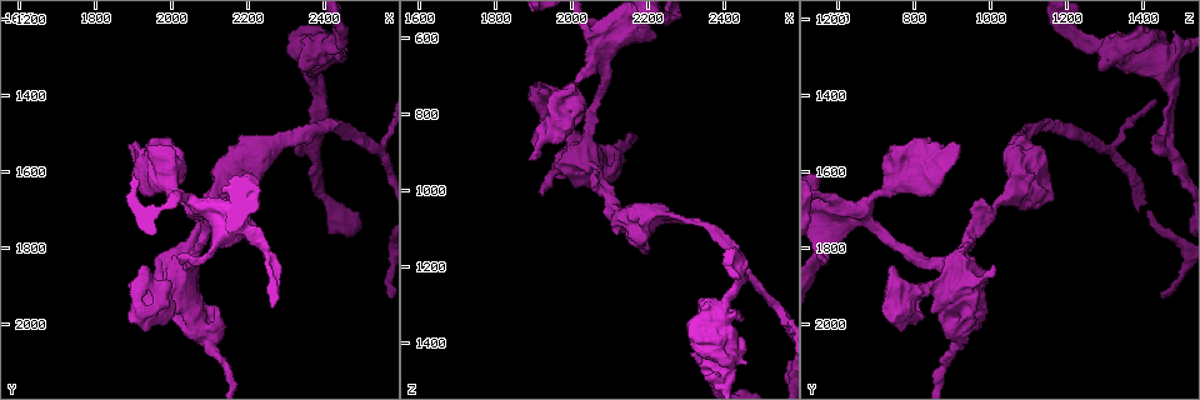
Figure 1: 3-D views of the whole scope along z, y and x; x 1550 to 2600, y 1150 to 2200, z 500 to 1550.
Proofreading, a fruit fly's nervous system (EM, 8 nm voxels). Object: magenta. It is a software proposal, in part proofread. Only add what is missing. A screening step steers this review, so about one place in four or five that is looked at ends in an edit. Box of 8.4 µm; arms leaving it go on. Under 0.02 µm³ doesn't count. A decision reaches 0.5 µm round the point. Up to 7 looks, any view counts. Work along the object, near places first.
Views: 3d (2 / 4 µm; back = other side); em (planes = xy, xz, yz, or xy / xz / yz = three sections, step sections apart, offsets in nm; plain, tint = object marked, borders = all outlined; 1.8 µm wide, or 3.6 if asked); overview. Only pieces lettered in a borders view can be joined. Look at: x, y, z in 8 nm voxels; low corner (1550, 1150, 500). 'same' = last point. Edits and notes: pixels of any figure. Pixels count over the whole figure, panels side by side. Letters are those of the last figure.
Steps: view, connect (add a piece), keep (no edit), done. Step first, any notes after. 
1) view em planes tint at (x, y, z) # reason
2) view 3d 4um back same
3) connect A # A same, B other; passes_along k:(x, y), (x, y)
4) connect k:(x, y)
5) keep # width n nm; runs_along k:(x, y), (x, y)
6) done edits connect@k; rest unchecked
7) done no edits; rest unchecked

view em planes tint at (2325, 1560, 1435) # free end

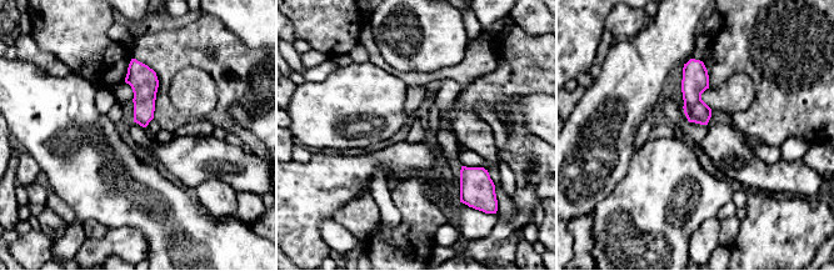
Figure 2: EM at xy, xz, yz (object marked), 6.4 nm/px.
view em planes borders same # what lies round it

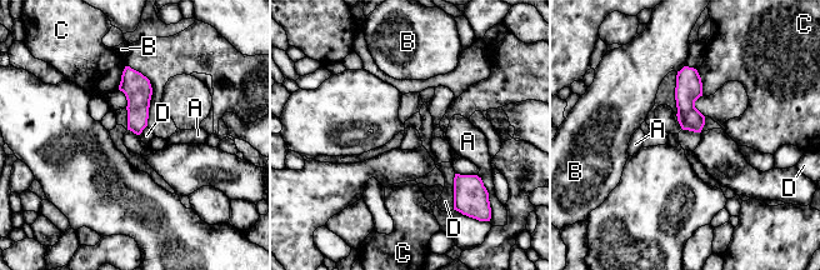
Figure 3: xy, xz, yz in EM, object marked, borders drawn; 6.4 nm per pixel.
keep # A other, B other, C other, D other; border 3:(455, 174), (453, 209); no lettered piece goes on from it

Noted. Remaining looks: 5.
view 3d 4um at (2090, 1735, 690) # sudden change in width

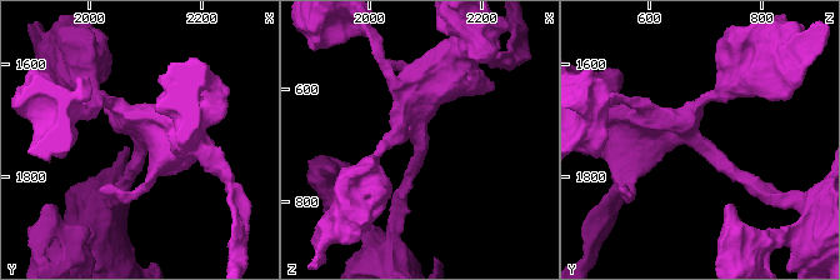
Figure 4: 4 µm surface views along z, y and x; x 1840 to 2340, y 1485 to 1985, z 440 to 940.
view em 3.6um planes tint at (2090, 1735, 695) # shape alone is not enough

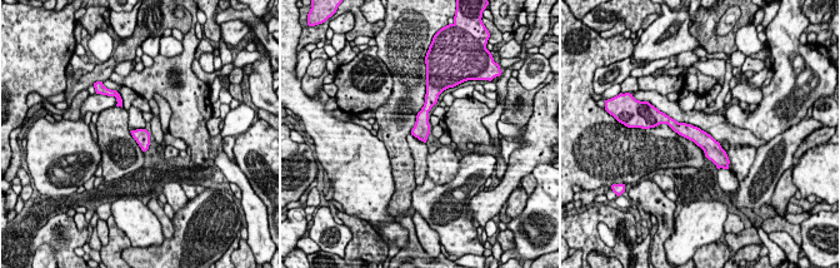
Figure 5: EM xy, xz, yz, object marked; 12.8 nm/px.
view em 3.6um planes borders same

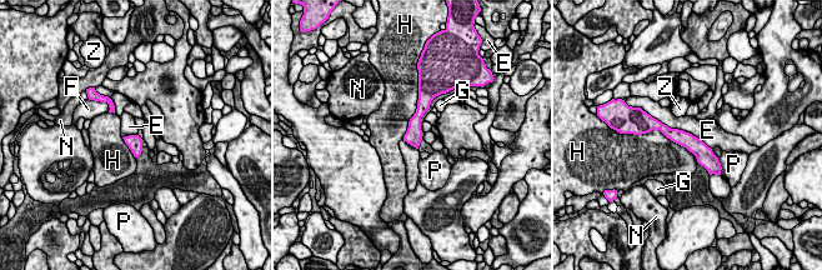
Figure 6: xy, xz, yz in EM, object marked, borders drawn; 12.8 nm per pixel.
keep # width 190 nm; E other, F other, G other, H other, N other, P other, Z other; none of them fits

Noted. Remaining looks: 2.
done no edits; rest unchecked

